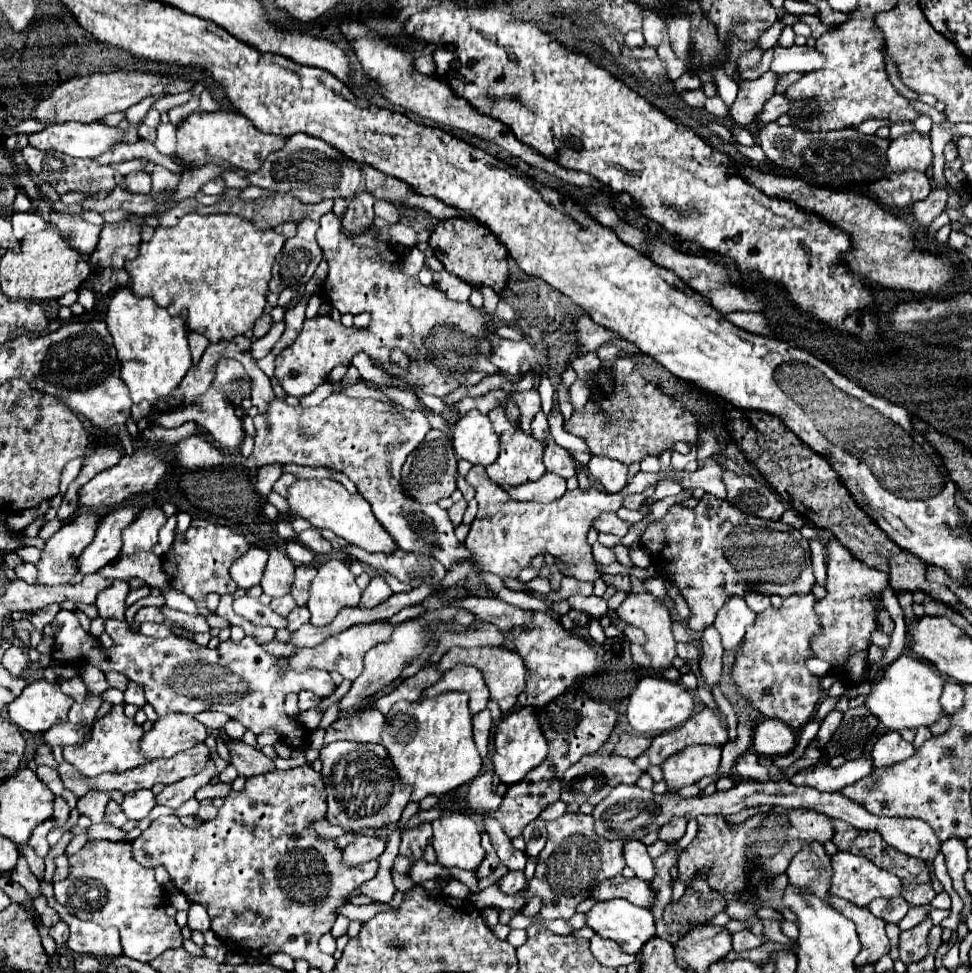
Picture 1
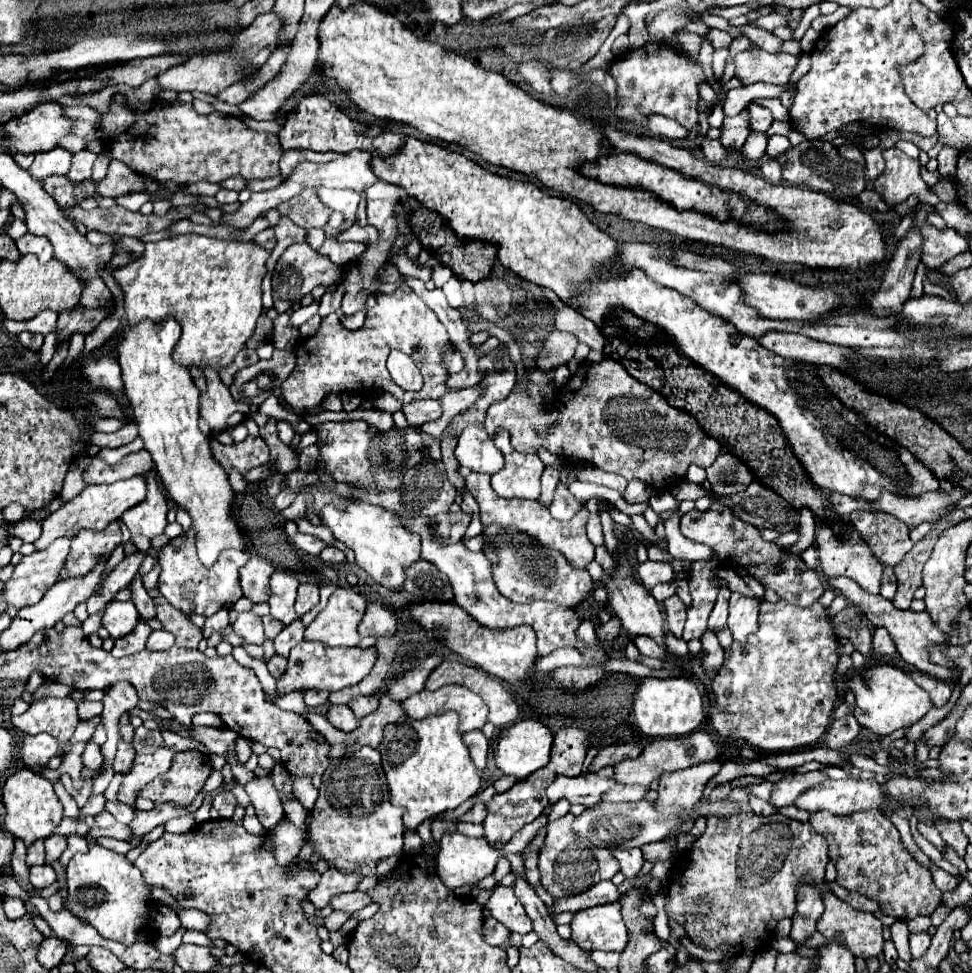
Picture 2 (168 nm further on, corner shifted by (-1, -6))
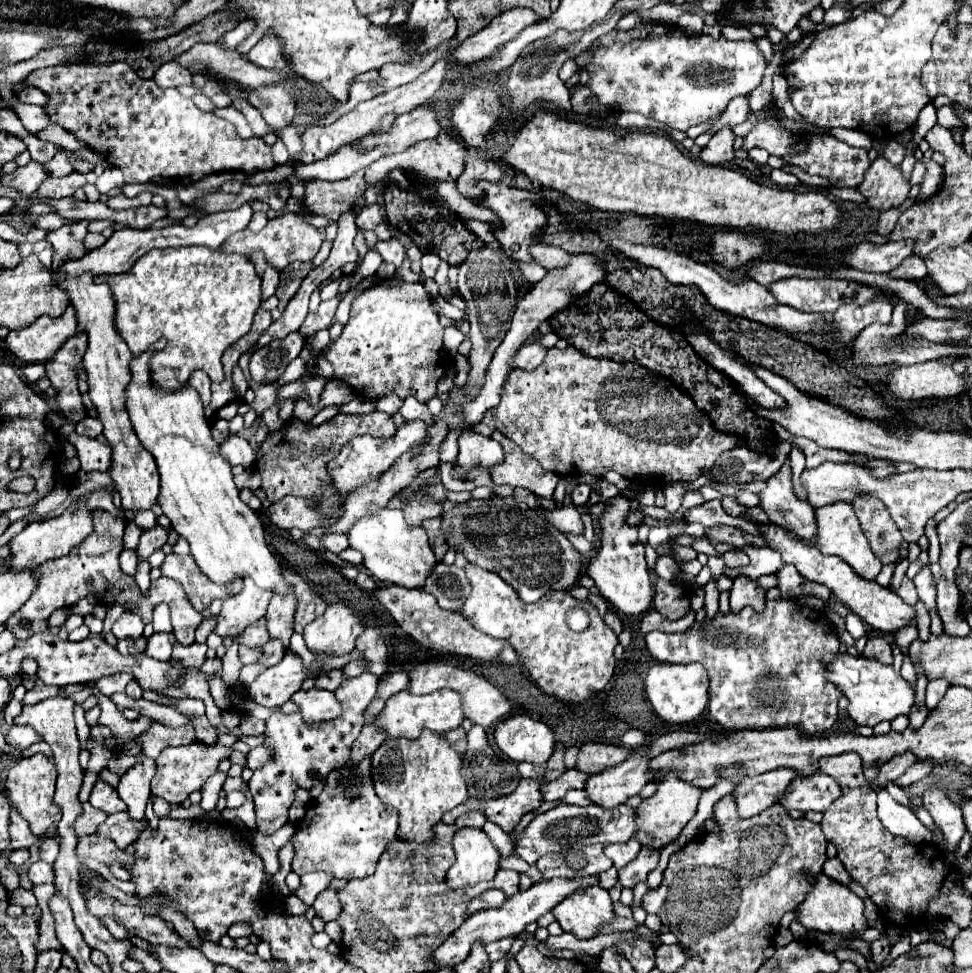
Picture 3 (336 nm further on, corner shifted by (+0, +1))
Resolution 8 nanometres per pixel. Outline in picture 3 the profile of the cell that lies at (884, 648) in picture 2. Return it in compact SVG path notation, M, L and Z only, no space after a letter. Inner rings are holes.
M880 636L868 638L868 644L866 644L862 656L874 658L874 660L878 660L882 664L892 664L892 646L888 644L886 638L880 638Z

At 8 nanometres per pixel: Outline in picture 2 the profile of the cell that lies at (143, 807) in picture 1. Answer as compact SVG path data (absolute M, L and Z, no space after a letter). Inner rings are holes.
M107 801L105 803L105 809L117 819L117 821L121 821L121 823L131 823L133 821L133 817L135 817L135 811L129 807L129 805L123 805L123 803L119 803L119 801Z

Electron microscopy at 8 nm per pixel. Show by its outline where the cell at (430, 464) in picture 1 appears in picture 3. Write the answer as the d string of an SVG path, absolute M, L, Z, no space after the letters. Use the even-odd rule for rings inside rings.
M438 482L434 486L404 488L388 502L390 508L400 508L410 526L420 526L426 518L442 514L442 502L448 498L448 490Z

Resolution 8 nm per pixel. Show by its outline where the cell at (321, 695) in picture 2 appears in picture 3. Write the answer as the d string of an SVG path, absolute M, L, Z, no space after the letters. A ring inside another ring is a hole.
M332 670L332 672L328 672L326 676L320 676L314 686L320 688L320 690L330 690L330 692L334 692L340 684L342 684L342 670Z

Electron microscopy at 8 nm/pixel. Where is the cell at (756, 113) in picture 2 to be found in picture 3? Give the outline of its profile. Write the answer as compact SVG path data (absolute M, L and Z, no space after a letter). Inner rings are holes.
M736 96L736 98L728 104L726 112L724 112L724 114L718 118L718 122L712 126L712 132L718 132L718 128L722 128L722 124L730 124L730 126L740 124L740 122L744 122L744 120L748 118L748 114L750 114L750 102L748 102L748 98L746 98L746 96Z

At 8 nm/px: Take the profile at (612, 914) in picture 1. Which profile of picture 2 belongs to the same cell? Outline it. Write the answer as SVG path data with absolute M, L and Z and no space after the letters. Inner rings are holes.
M609 903L577 911L571 921L571 941L583 951L617 951L627 945L627 929L621 919L621 905Z

